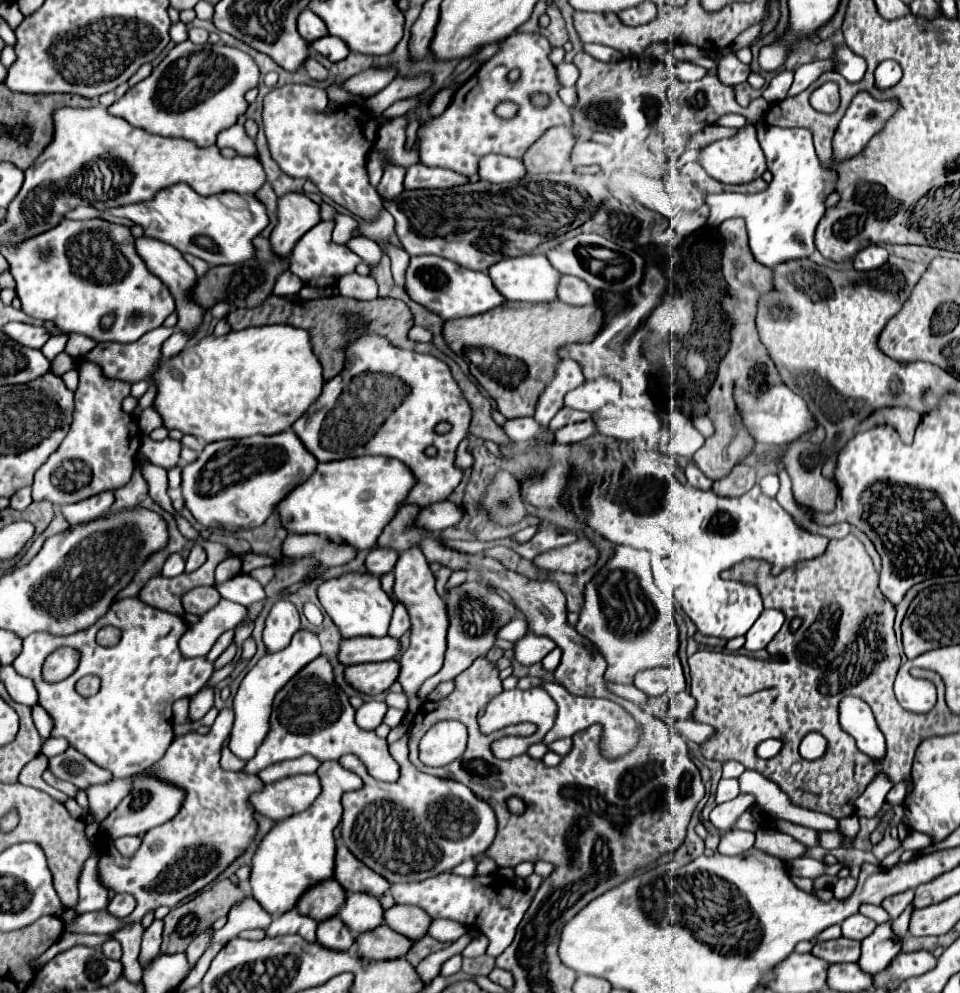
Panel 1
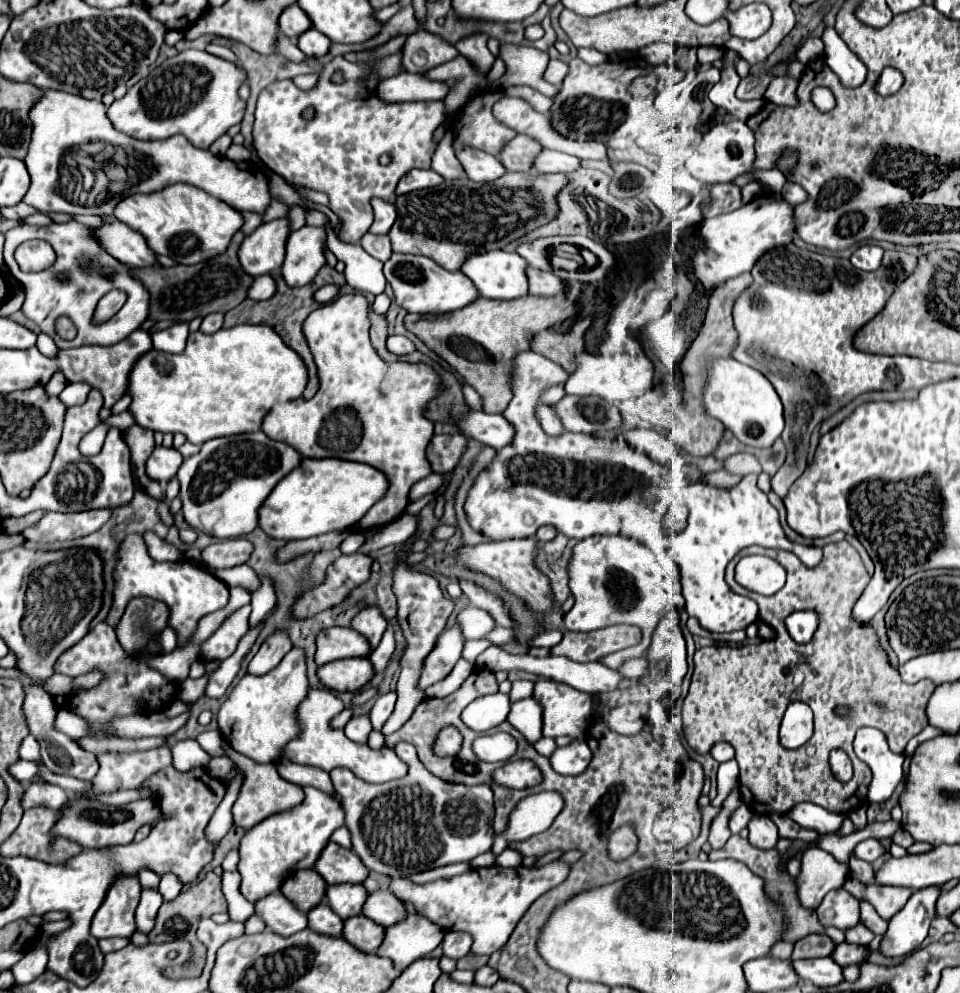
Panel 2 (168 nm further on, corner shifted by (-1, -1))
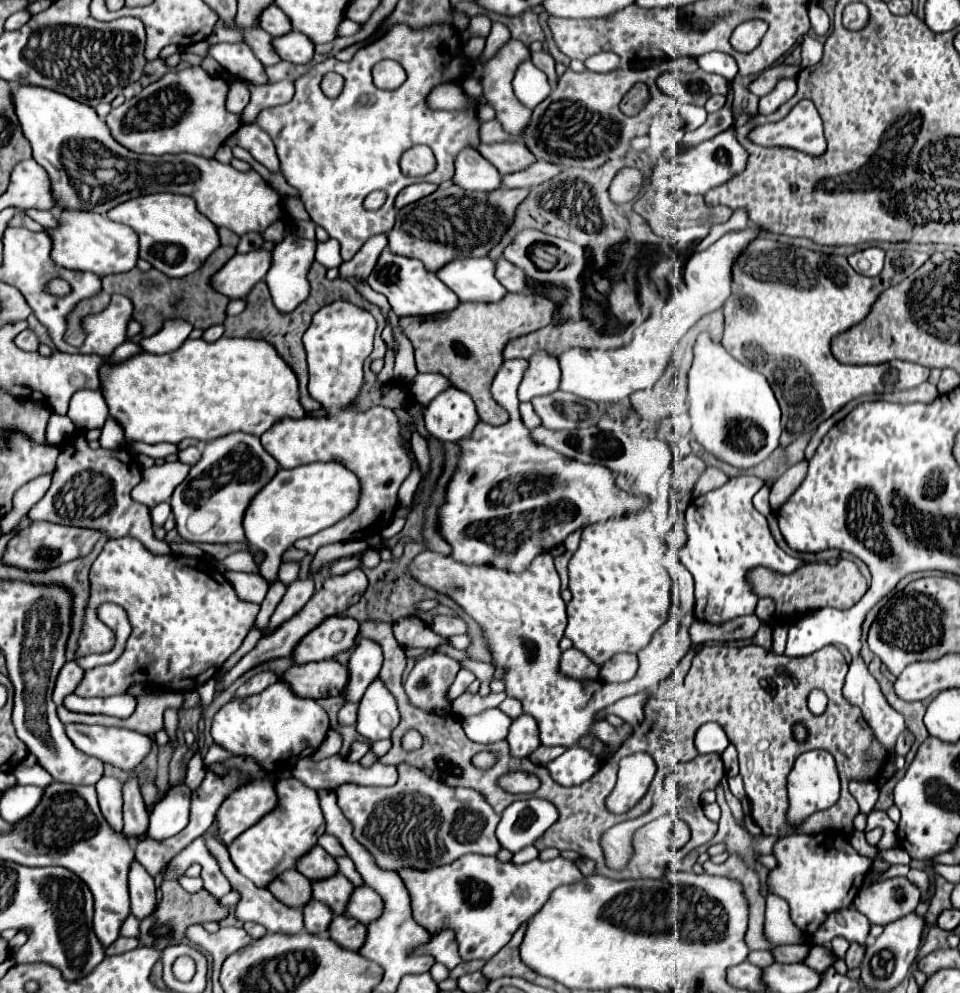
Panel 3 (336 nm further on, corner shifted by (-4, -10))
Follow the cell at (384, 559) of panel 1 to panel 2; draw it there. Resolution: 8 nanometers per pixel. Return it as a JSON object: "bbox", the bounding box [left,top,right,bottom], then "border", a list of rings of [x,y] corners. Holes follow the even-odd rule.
{"bbox":[290,554,372,620],"border":[[[364,554],[340,556],[328,566],[324,582],[292,604],[290,614],[296,620],[304,620],[304,618],[314,618],[322,610],[338,606],[344,600],[344,596],[350,594],[352,588],[368,580],[370,566],[372,566],[370,556]]]}

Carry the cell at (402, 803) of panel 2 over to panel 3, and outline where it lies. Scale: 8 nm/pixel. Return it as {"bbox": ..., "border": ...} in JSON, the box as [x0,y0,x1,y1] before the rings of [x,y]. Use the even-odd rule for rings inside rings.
{"bbox":[335,763,501,871],"border":[[[399,763],[399,781],[391,787],[345,783],[335,793],[343,815],[353,825],[353,837],[373,855],[381,869],[399,871],[411,867],[427,871],[449,865],[467,853],[497,855],[501,849],[495,837],[499,817],[491,819],[491,813],[483,813],[493,811],[493,807],[479,791],[449,787],[409,763]]]}

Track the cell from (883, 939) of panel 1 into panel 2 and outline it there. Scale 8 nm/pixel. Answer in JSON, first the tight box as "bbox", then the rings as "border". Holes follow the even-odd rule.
{"bbox":[832,942,868,966],"border":[[[848,942],[836,944],[836,950],[832,952],[832,960],[840,966],[848,966],[848,964],[864,964],[864,960],[868,958],[868,950],[864,946],[852,946]]]}

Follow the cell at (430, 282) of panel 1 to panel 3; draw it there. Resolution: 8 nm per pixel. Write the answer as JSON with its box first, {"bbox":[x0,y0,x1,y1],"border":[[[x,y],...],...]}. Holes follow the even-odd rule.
{"bbox":[367,249,461,317],"border":[[[385,249],[383,255],[379,257],[379,263],[377,263],[375,271],[367,277],[367,283],[375,291],[383,293],[389,299],[391,309],[397,313],[397,317],[409,317],[409,315],[417,315],[417,317],[439,315],[439,313],[453,311],[461,303],[457,299],[457,295],[435,273],[429,273],[423,267],[421,261],[395,255],[389,249]]]}

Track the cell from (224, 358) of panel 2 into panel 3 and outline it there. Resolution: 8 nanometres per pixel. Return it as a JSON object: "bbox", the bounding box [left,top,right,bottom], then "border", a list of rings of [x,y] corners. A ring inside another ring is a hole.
{"bbox":[103,337,305,443],"border":[[[221,337],[215,343],[203,339],[187,339],[179,351],[167,355],[141,353],[125,363],[103,367],[103,397],[109,405],[109,415],[121,423],[127,441],[141,443],[181,443],[183,439],[213,441],[235,431],[261,435],[277,419],[305,415],[299,401],[299,381],[291,367],[281,359],[275,347],[263,339],[229,339]]]}

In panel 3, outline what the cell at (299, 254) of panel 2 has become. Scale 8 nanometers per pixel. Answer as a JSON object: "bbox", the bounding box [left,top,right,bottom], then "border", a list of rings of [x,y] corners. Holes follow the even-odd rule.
{"bbox":[267,235,317,313],"border":[[[295,235],[285,237],[275,249],[273,249],[273,265],[271,271],[267,273],[267,285],[273,297],[273,303],[279,311],[289,313],[293,311],[299,303],[303,303],[303,299],[307,299],[309,295],[309,271],[311,265],[315,263],[315,249],[317,249],[317,241],[309,241],[309,239],[301,239]]]}

